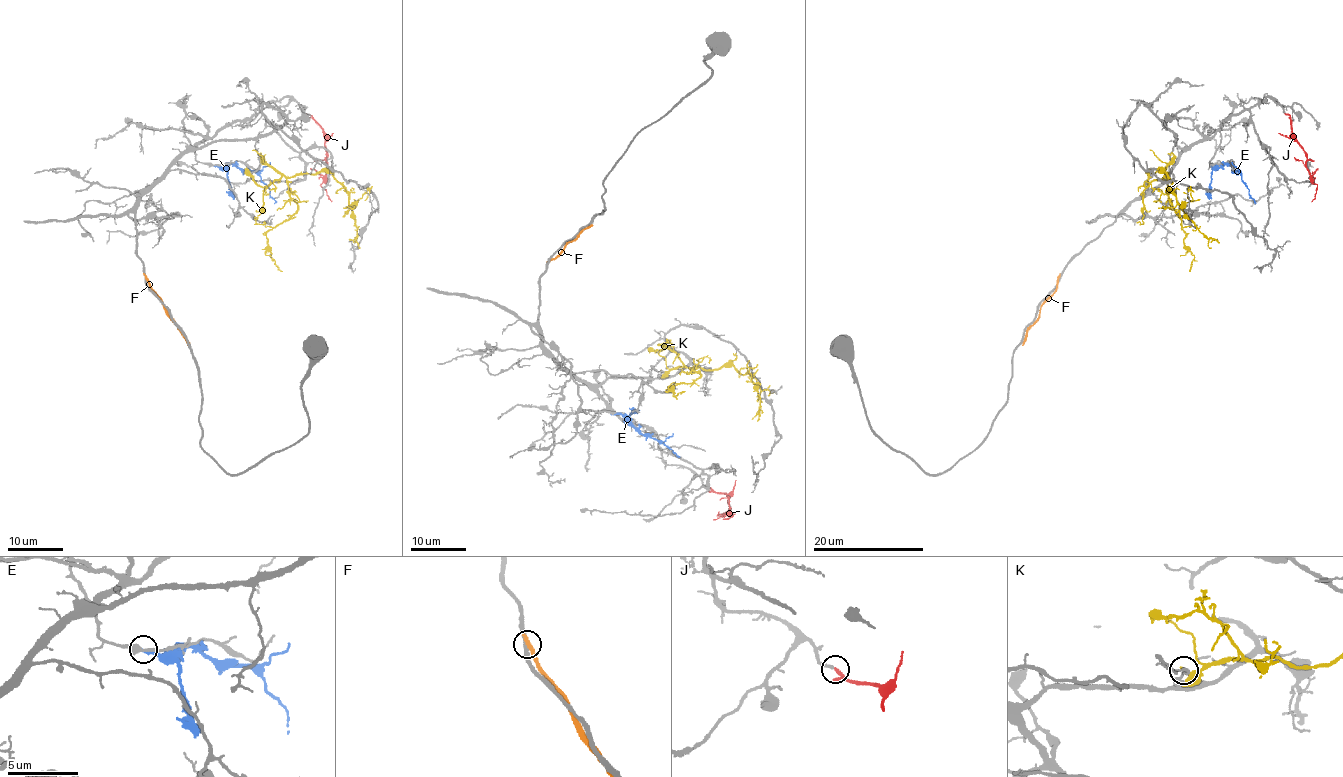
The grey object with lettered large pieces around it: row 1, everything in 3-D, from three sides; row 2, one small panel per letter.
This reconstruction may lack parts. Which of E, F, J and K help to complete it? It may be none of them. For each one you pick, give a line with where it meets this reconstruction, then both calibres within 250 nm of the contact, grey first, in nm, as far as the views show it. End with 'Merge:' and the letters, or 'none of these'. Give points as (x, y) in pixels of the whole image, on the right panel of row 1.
J: meets grey at (1285, 114); 200 nm thick on the grey side, 200 nm on the other
Merge: J

